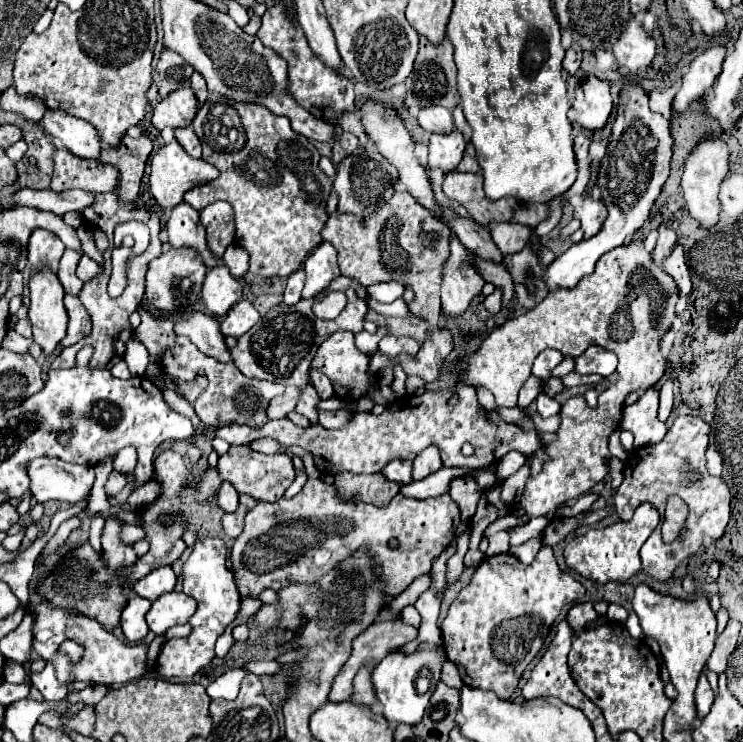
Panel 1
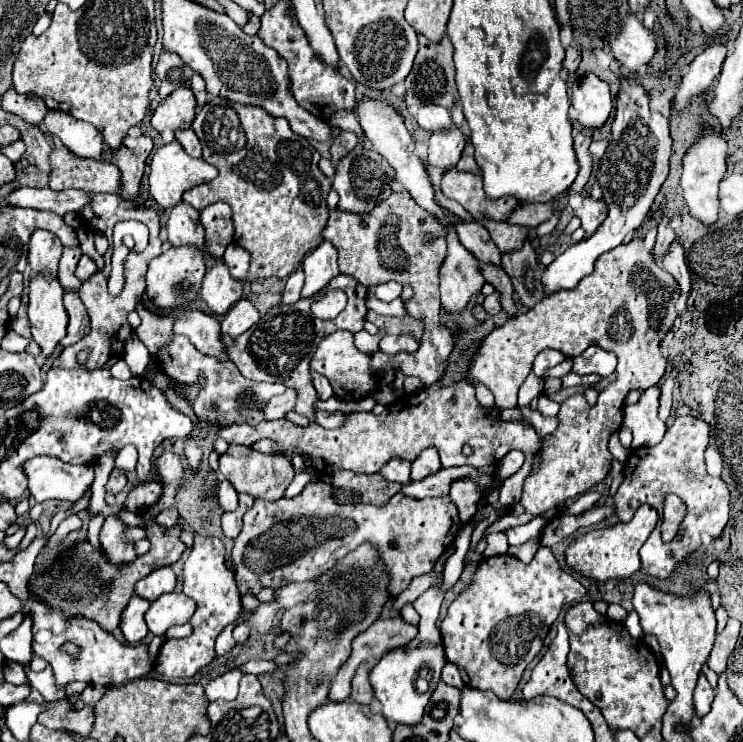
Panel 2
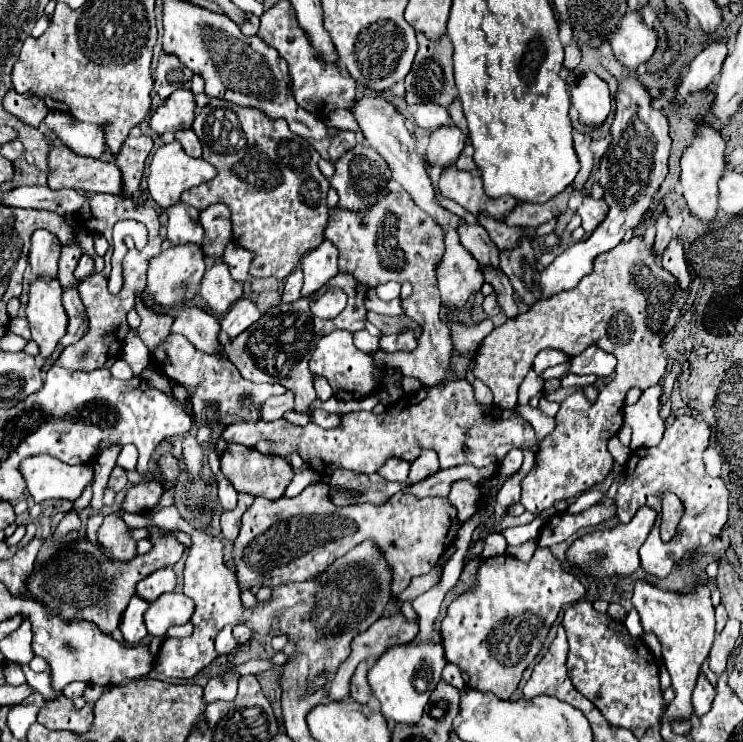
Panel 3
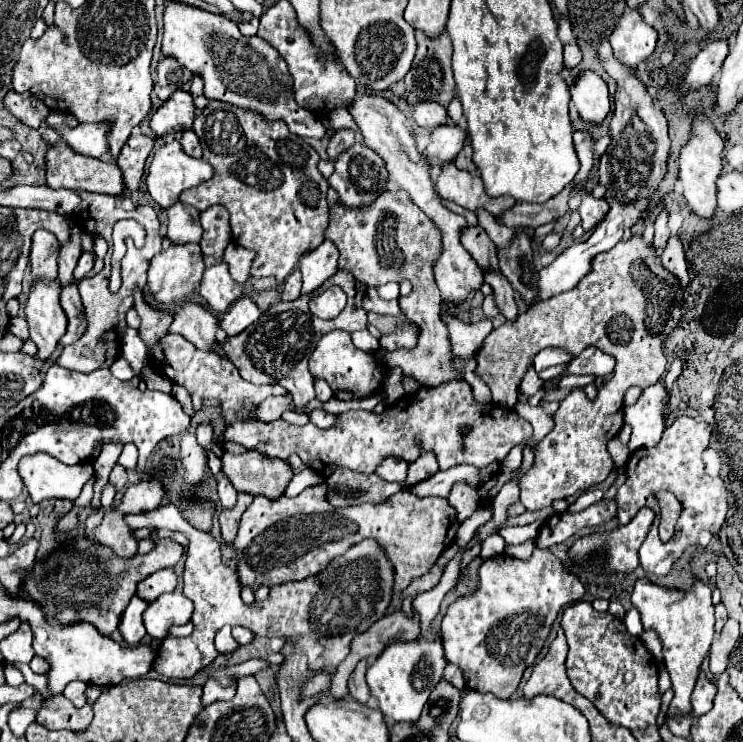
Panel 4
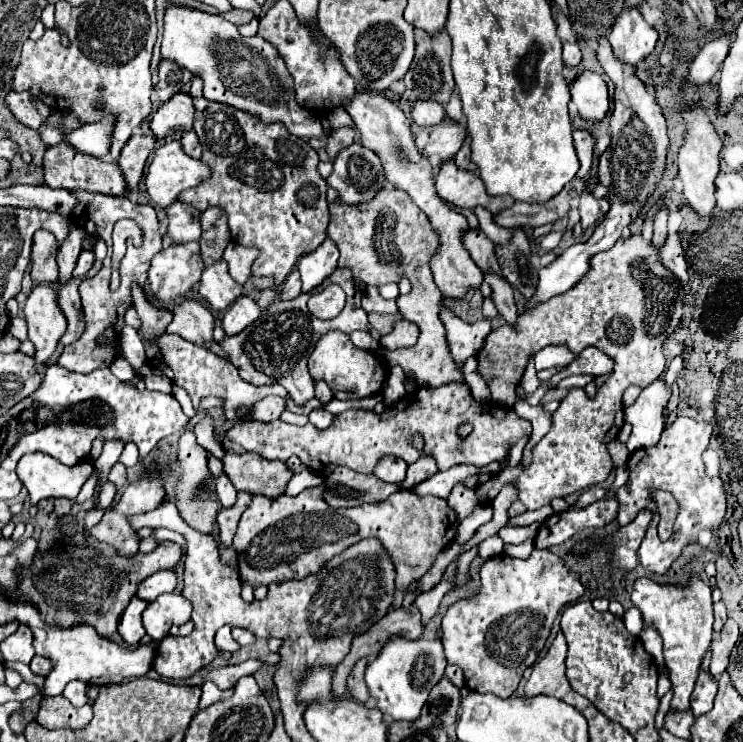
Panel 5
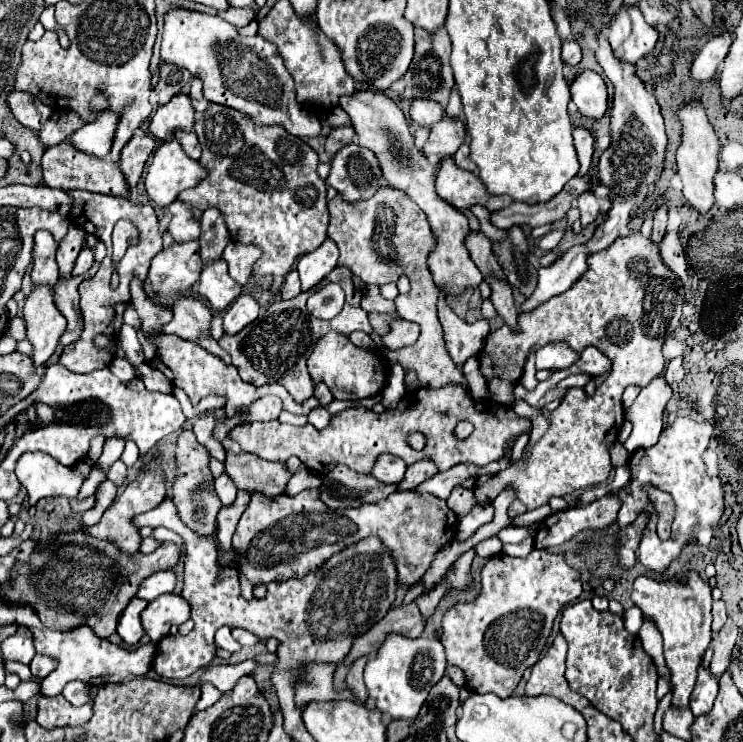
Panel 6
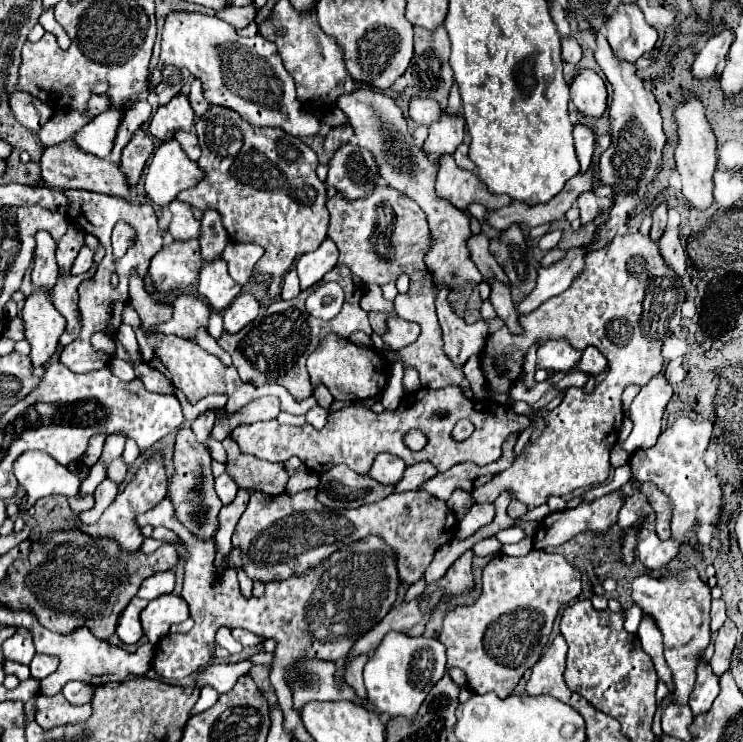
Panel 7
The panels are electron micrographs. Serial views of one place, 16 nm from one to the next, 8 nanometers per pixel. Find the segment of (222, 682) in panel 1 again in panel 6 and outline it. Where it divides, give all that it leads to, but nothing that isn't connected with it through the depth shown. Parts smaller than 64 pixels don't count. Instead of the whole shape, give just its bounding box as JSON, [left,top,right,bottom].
[196,684,230,710]

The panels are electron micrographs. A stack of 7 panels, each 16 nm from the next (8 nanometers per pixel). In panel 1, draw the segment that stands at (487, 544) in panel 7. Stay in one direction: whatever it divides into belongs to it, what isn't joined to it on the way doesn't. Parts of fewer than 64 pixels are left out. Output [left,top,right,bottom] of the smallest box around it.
[486,528,514,556]

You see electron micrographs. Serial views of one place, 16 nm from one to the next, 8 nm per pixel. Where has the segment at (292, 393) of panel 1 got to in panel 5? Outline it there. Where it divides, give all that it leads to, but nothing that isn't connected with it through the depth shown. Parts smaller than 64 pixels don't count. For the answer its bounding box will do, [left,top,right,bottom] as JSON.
[252,396,284,422]

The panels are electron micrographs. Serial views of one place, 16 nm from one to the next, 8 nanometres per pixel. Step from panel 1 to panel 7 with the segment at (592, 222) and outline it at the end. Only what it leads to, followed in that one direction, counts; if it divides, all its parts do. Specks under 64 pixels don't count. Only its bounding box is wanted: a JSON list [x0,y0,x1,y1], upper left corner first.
[578,192,610,224]

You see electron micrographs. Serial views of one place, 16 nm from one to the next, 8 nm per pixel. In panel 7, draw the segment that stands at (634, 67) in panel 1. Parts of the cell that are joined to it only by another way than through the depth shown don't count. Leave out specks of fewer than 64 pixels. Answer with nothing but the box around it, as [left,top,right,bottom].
[606,4,658,64]

